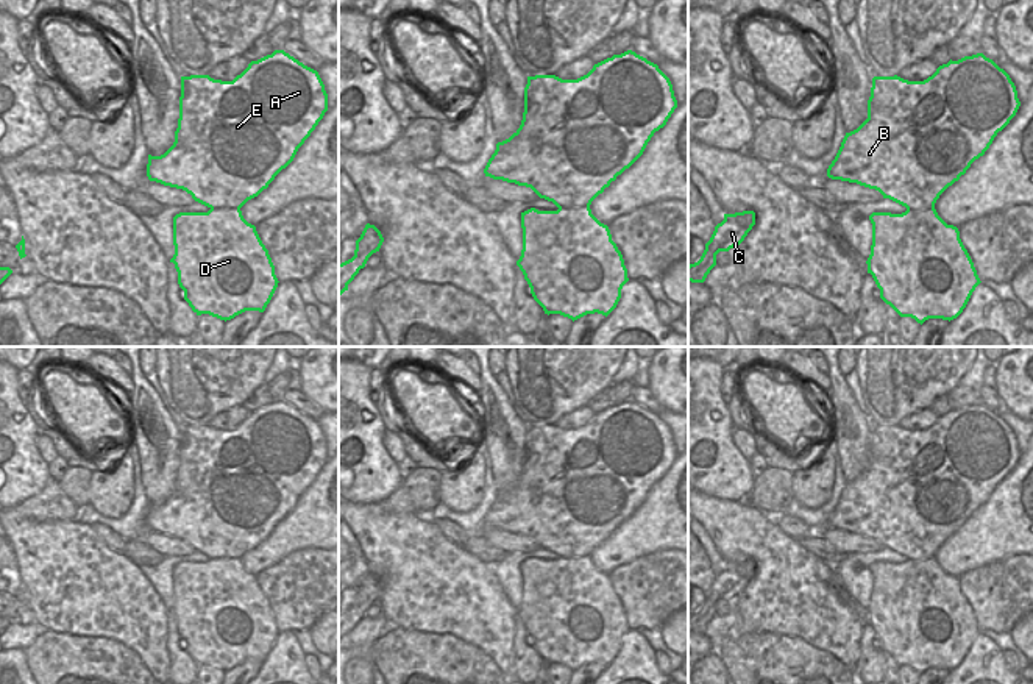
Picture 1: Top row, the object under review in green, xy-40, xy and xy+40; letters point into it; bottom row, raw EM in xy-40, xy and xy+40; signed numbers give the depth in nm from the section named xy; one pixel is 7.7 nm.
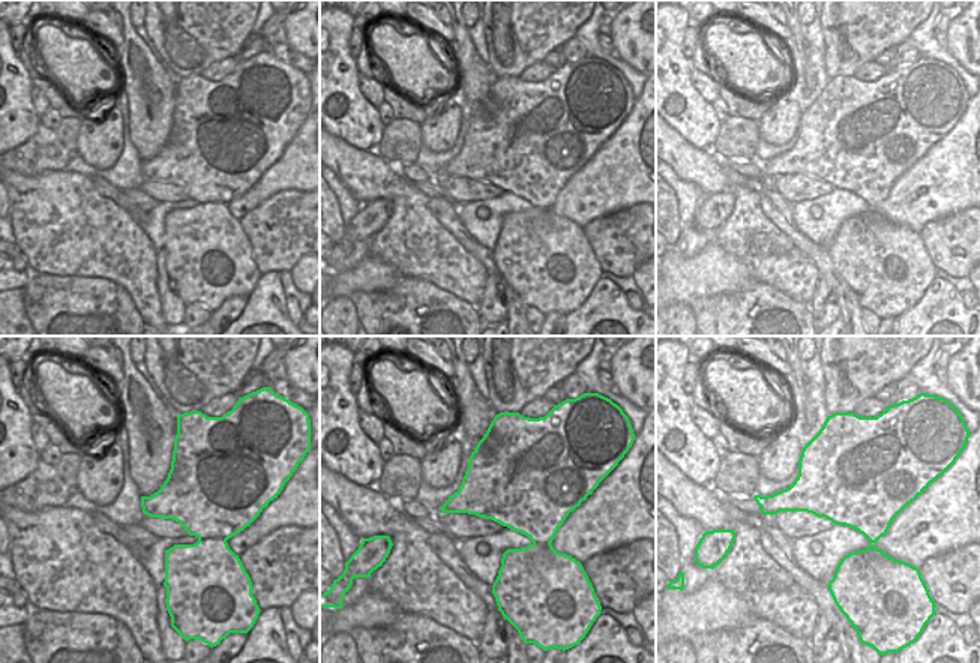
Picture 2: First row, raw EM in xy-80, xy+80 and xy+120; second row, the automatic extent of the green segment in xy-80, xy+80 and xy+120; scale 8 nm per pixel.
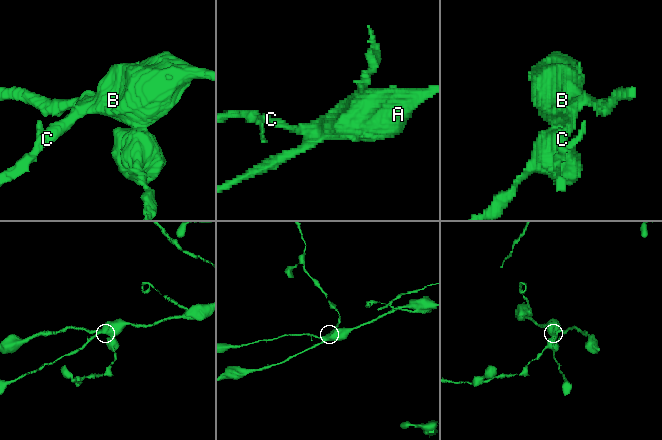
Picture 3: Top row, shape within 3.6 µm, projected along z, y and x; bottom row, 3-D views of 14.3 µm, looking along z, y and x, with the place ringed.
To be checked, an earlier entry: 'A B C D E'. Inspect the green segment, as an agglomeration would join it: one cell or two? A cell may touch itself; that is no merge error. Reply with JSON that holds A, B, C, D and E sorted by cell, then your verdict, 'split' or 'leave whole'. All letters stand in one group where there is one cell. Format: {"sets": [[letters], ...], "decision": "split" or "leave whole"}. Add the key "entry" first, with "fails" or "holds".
{"entry": "fails", "sets": [["A", "B", "C", "E"], ["D"]], "decision": "split"}

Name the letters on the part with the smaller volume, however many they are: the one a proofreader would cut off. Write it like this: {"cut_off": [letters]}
{"cut_off": ["D"]}

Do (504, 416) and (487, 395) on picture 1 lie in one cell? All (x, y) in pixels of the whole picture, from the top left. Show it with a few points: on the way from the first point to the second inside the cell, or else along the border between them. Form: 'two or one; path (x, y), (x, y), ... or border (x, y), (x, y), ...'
one; path (500, 411), (490, 400)

